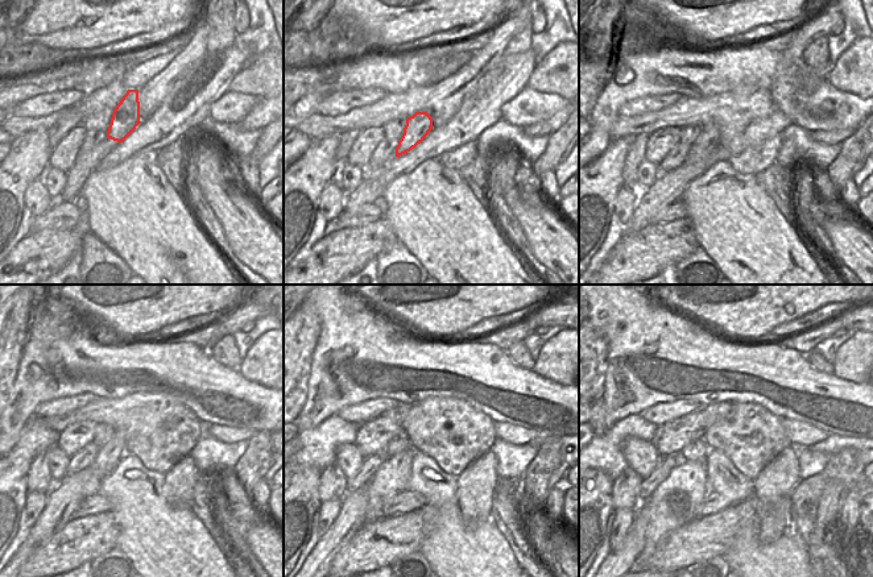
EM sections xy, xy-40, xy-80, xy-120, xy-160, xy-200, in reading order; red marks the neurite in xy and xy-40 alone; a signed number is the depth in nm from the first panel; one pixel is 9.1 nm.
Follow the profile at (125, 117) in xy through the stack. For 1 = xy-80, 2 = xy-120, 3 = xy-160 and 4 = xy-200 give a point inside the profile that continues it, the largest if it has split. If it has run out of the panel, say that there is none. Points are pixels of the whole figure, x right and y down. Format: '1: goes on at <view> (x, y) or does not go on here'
1: goes on at xy-80 (704, 145)
2: goes on at xy-120 (108, 456)
3: goes on at xy-160 (393, 476)
4: goes on at xy-200 (674, 503)

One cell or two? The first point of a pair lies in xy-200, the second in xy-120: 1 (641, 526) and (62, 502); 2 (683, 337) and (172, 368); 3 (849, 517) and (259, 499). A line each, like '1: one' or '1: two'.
1: one
2: one
3: one

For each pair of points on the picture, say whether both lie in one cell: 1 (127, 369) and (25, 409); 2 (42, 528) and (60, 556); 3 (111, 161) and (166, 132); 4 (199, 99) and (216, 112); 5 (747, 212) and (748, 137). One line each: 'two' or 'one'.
1: one
2: two
3: one
4: two
5: two

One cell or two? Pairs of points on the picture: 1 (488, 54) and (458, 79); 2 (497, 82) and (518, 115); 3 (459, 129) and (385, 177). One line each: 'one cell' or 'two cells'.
1: one cell
2: two cells
3: one cell

